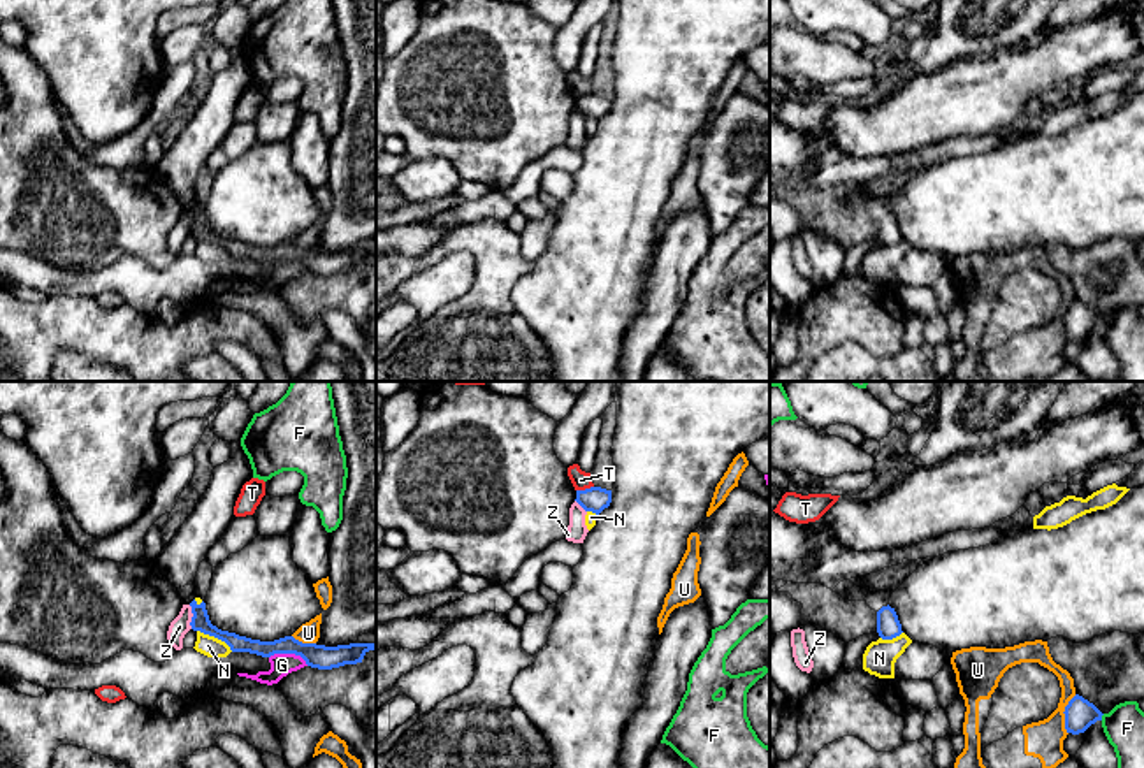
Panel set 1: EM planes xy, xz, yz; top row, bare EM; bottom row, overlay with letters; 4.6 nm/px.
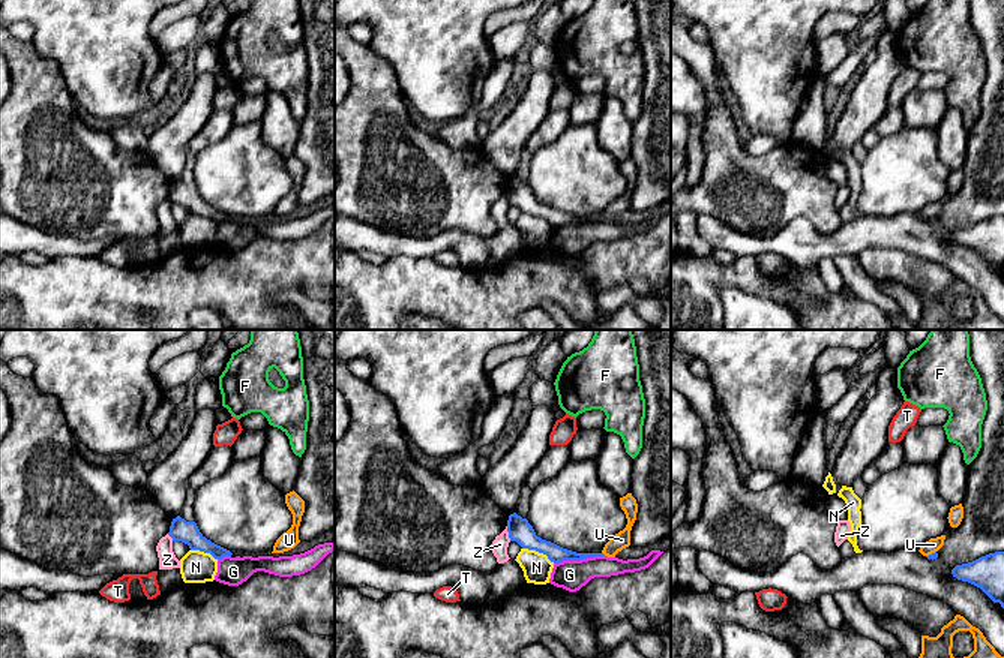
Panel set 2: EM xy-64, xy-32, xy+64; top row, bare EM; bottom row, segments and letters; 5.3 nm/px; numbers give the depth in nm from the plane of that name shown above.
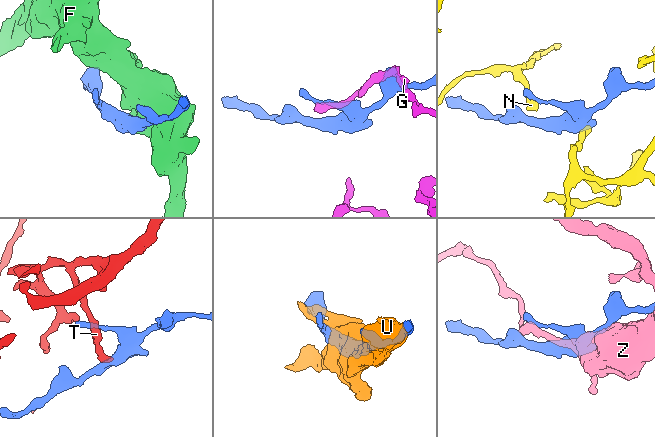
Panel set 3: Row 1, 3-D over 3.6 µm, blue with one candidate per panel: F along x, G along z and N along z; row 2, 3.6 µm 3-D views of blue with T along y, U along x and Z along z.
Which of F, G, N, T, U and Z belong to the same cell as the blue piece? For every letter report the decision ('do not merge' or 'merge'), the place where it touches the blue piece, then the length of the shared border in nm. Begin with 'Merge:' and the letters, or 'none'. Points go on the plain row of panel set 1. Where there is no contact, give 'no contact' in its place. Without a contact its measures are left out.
Merge: none
F: do not merge; contact yz (1100, 324); length 40 nm
G: do not merge; contact xy (289, 259); length 190 nm
N: do not merge; contact xy (215, 243); length 190 nm
T: do not merge; contact xz (586, 95); length 80 nm
U: do not merge; contact yz (1064, 318); length 190 nm
Z: do not merge; contact xy (192, 224); length 110 nm

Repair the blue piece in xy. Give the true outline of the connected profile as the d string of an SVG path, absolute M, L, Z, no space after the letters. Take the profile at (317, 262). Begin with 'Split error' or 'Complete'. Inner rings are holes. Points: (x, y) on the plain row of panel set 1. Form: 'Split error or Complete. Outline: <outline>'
Complete. Outline: M193 206L190 213L193 220L190 228L192 235L225 248L232 258L250 258L262 264L271 264L274 260L295 260L300 262L308 272L318 276L332 276L344 271L357 271L362 269L364 262L369 257L376 258L376 250L325 253L316 250L302 250L293 243L285 243L274 248L251 246L235 239L221 237L213 232L204 207L199 211Z

